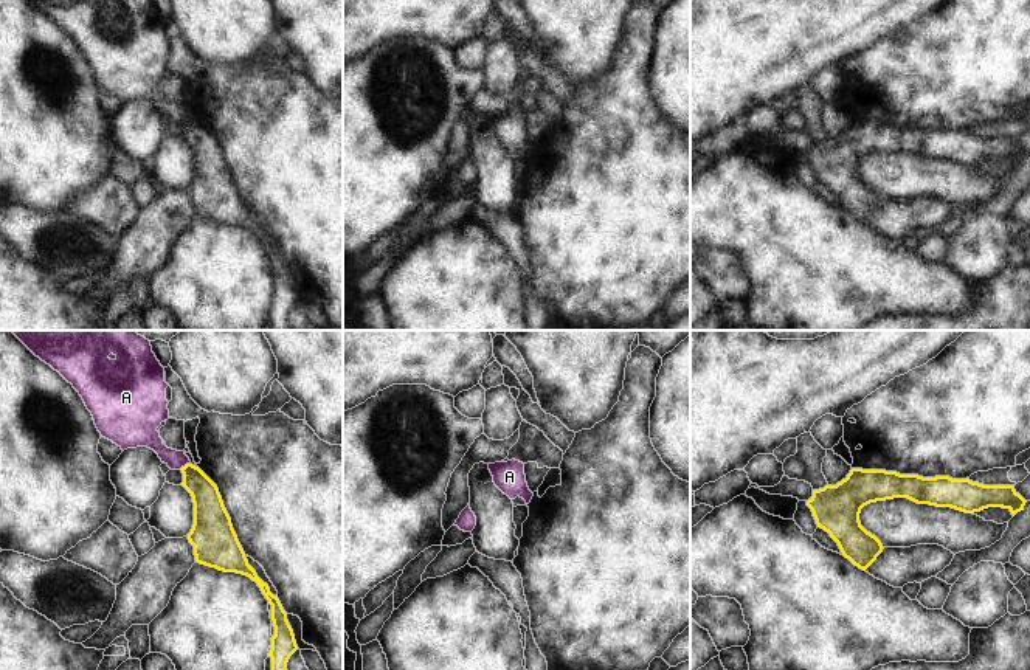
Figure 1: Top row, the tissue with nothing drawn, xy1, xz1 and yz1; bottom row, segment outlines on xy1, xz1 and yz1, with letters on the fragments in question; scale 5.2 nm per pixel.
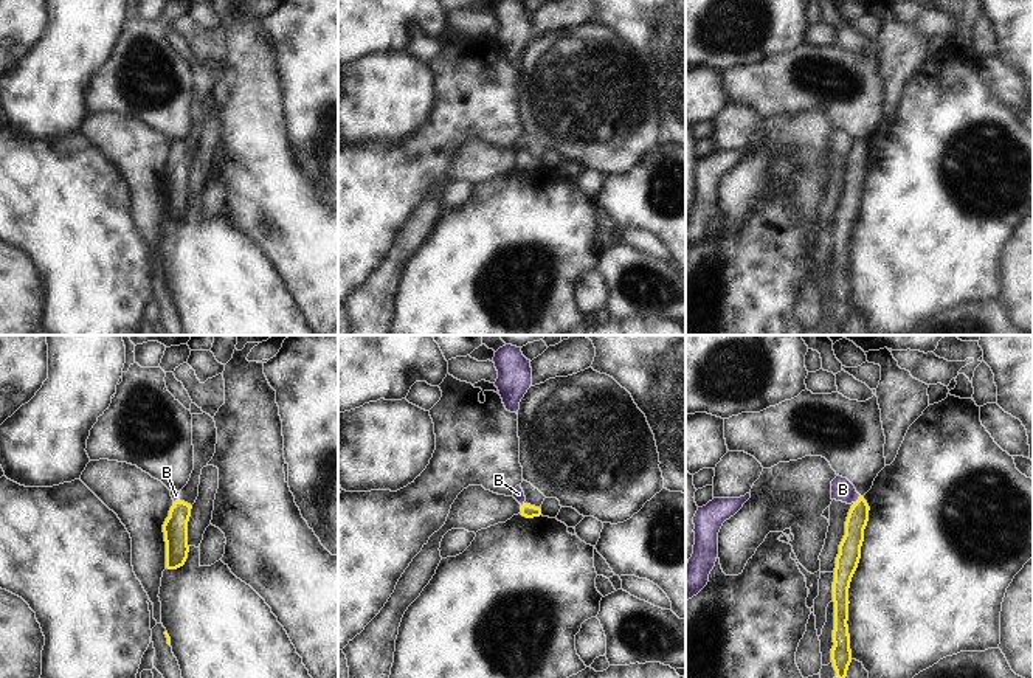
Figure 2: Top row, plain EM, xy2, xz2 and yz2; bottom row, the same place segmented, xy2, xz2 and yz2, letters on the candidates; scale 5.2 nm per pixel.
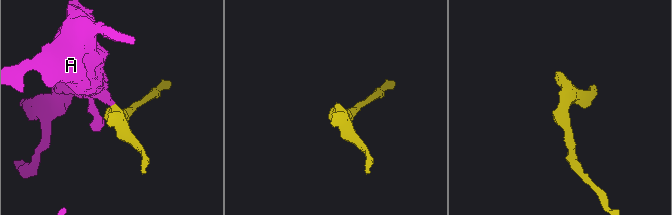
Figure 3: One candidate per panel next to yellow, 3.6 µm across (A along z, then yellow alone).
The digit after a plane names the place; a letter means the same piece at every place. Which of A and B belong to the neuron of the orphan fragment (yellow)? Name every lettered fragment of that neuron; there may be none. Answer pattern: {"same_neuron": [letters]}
{"same_neuron": ["A"]}

